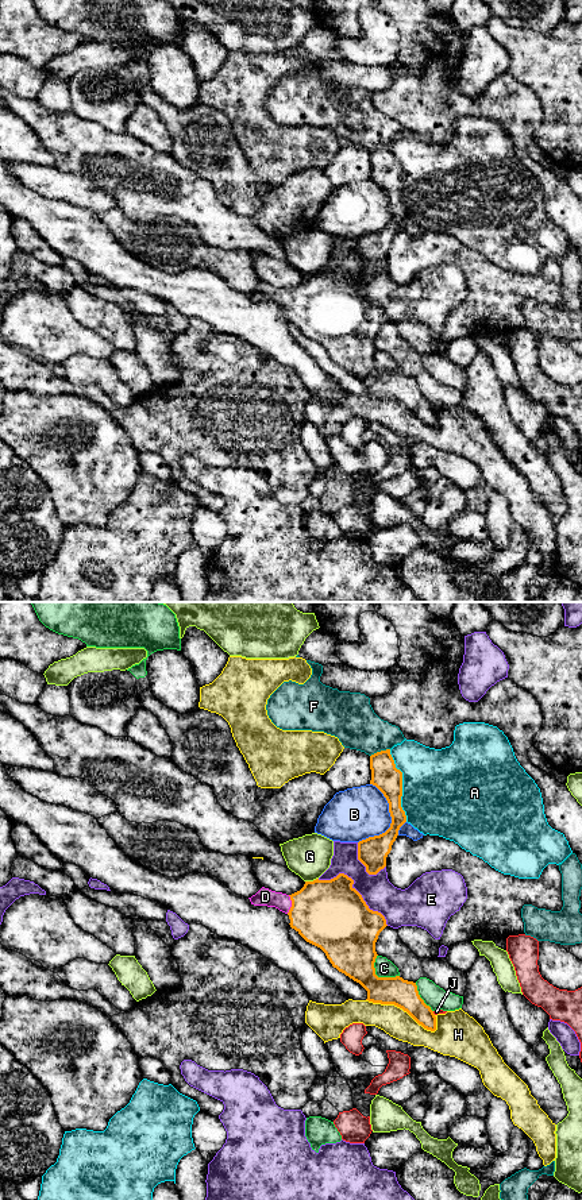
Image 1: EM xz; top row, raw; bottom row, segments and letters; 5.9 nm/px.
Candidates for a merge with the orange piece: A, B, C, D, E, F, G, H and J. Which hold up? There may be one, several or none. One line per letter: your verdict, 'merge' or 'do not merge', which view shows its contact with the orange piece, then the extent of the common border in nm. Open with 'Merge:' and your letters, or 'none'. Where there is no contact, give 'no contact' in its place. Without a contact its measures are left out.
Merge: D
A: do not merge; contact in xz; length 440 nm
B: do not merge; contact in xz; length 360 nm
C: do not merge; contact in xz; length 190 nm
D: merge; contact in xz; length 110 nm
E: do not merge; contact in xz; length 500 nm
F: do not merge; contact in xz; length 130 nm
G: do not merge; contact in xz; length 80 nm
H: do not merge; contact in xz; length 460 nm
J: do not merge; contact in xz; length 30 nm

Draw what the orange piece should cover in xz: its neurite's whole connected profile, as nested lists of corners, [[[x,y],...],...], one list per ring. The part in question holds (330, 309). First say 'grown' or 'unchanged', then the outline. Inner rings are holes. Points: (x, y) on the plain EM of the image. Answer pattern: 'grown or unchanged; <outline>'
grown; [[[339,269],[331,275],[305,277],[304,282],[286,290],[262,282],[250,294],[254,301],[275,302],[289,310],[290,323],[307,337],[320,343],[334,363],[359,378],[367,386],[373,398],[394,400],[406,406],[424,424],[436,425],[436,412],[420,393],[413,377],[396,373],[378,373],[374,358],[377,354],[375,337],[379,328],[388,321],[385,312],[369,304],[362,290],[352,282],[354,275]]]

